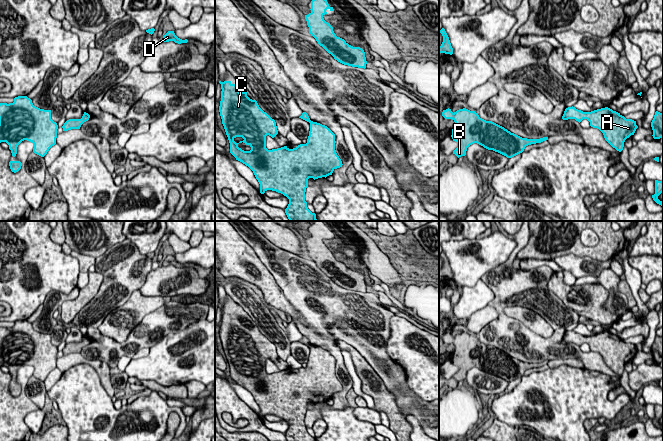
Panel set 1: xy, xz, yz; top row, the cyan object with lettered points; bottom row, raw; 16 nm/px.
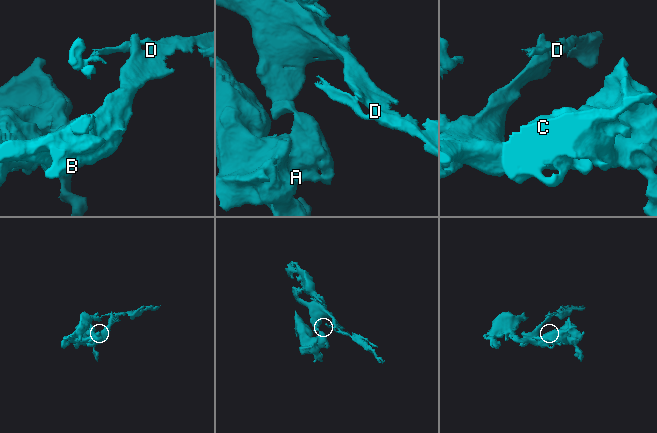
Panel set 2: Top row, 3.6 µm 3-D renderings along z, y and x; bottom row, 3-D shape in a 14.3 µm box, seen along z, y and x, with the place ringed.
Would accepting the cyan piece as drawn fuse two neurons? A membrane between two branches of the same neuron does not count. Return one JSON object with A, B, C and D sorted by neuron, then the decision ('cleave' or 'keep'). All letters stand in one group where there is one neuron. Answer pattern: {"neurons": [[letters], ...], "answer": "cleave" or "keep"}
{"neurons": [["A", "C"], ["B", "D"]], "answer": "cleave"}

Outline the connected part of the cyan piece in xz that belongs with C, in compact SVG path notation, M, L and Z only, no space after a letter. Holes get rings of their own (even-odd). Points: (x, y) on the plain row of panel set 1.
M231 305L219 307L222 313L219 336L230 367L230 377L253 395L260 408L261 418L272 414L289 423L285 433L287 441L316 441L307 431L305 416L309 402L326 402L335 393L342 391L342 385L335 374L335 358L327 350L311 345L306 368L300 368L293 373L284 370L268 374L266 360L274 362L278 358L275 344L259 331L256 324L250 323L247 316L240 316L239 309L232 308ZM242 366L249 369L251 374L239 372L238 368Z

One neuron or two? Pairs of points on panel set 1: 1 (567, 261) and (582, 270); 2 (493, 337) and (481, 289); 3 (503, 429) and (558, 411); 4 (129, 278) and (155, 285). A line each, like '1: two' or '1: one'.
1: one
2: two
3: two
4: two

